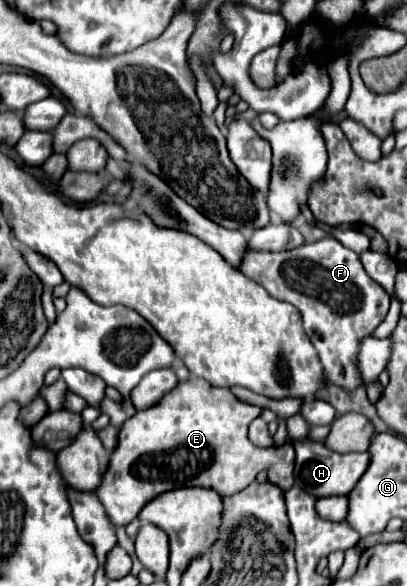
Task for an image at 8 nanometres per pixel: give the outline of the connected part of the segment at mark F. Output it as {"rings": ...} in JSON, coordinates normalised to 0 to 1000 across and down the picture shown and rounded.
{"rings":[[[791,406],[703,430],[609,427],[590,461],[649,488],[663,505],[737,529],[747,563],[786,604],[801,648],[811,655],[840,659],[850,666],[889,655],[870,618],[880,587],[948,543],[958,505],[899,468],[875,430],[845,423],[826,406]]]}

